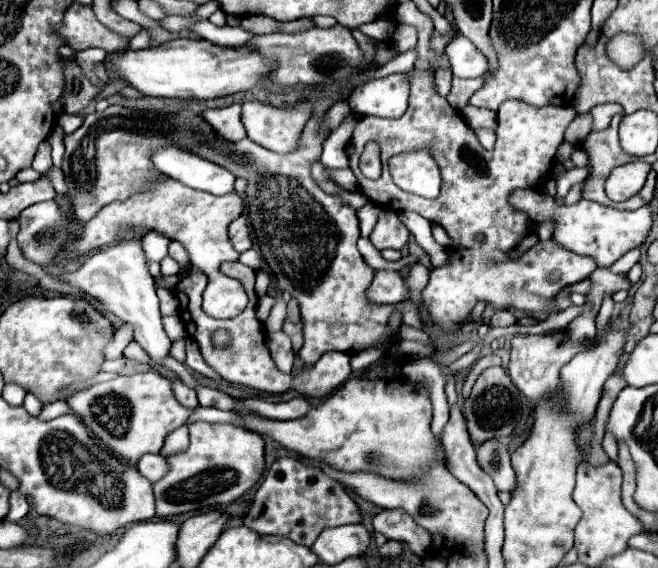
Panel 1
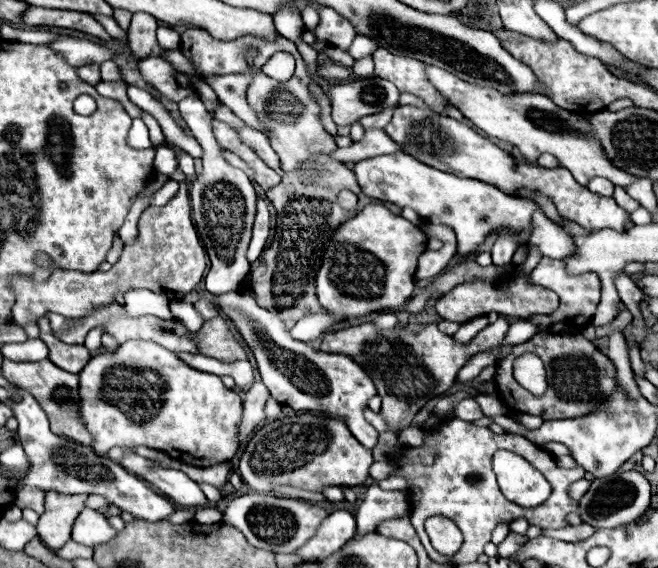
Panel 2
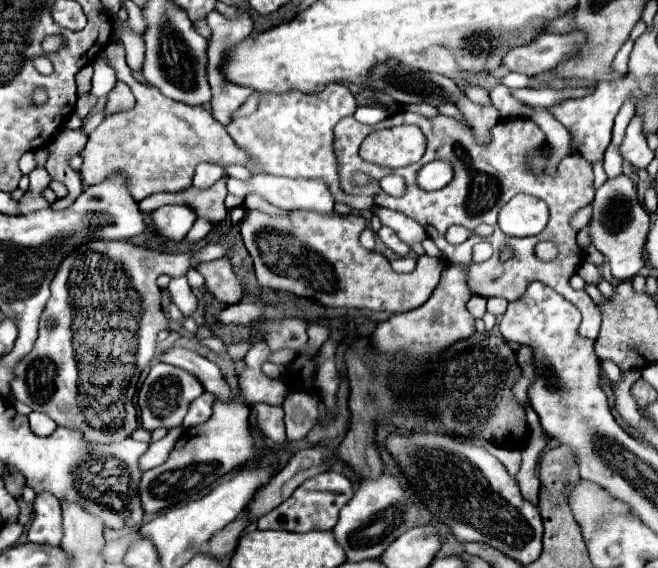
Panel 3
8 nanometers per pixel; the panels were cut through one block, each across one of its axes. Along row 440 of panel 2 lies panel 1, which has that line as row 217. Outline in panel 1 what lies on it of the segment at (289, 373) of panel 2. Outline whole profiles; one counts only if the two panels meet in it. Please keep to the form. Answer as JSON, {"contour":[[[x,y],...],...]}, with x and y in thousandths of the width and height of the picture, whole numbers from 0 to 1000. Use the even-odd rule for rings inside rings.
{"contour":[[[556,359],[553,366],[544,370],[544,384],[547,384],[547,405],[550,405],[550,415],[559,419],[571,387],[574,387],[574,363],[565,363],[565,359]]]}

